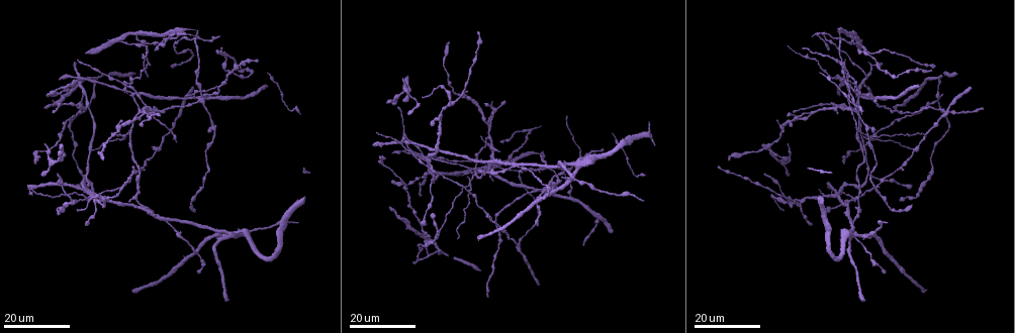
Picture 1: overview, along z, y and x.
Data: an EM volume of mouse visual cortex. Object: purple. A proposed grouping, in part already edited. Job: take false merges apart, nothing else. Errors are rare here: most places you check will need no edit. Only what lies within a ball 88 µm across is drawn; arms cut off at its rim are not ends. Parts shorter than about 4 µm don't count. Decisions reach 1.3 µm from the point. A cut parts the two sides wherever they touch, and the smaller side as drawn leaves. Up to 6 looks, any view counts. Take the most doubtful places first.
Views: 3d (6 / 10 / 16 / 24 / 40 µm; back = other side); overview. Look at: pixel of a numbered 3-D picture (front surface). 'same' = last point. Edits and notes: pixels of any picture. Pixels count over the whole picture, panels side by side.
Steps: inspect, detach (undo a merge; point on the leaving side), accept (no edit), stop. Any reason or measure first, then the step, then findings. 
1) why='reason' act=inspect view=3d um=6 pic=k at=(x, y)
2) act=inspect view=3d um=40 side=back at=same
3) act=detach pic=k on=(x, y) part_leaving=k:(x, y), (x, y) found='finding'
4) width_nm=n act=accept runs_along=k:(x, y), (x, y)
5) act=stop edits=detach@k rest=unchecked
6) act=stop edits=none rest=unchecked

why='four arms meet' act=inspect view=3d um=24 pic=1 at=(238, 66)

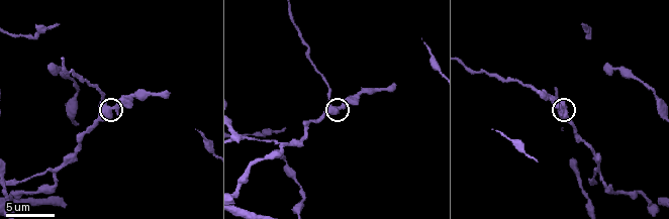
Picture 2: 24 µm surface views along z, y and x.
why='zoom in' act=inspect view=3d um=6 pic=2 at=(107, 107)

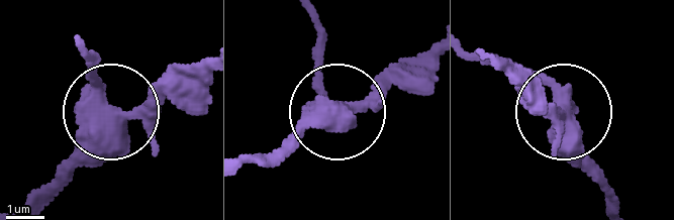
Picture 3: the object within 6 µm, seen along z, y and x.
act=detach pic=3 on=(91, 69) part_leaving=3:(93, 107), (90, 59) found='a second neuron is stuck on'

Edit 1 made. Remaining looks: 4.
why='looks like a crossing' act=inspect view=3d um=24 pic=1 at=(131, 133)

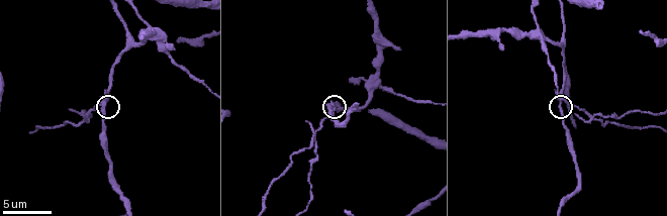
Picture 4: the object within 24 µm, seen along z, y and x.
act=inspect view=3d um=6 pic=4 at=(566, 101)

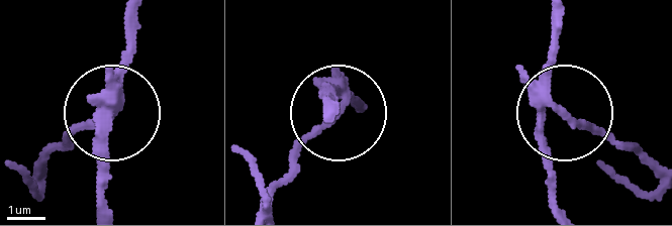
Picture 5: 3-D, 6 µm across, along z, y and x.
width_nm=290 act=detach pic=5 on=(314, 131) part_leaving=5:(542, 96), (658, 170) found='a second neuron is stuck on'

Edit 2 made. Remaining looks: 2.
act=inspect view=3d um=16 pic=4 at=(538, 29)

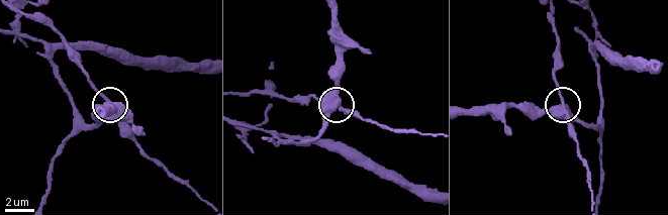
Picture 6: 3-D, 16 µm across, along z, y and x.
act=inspect view=3d um=16 side=back pic=6 at=(561, 104)

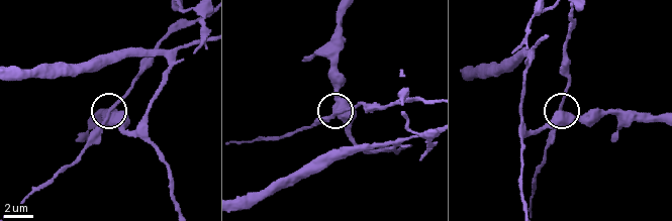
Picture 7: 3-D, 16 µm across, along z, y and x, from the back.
act=accept runs_along=7:(178, 204), (165, 160), (132, 135), (111, 110), (131, 86) found='all the same neuron'

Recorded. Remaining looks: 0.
act=stop edits=detach@3,detach@5 rest=unchecked

